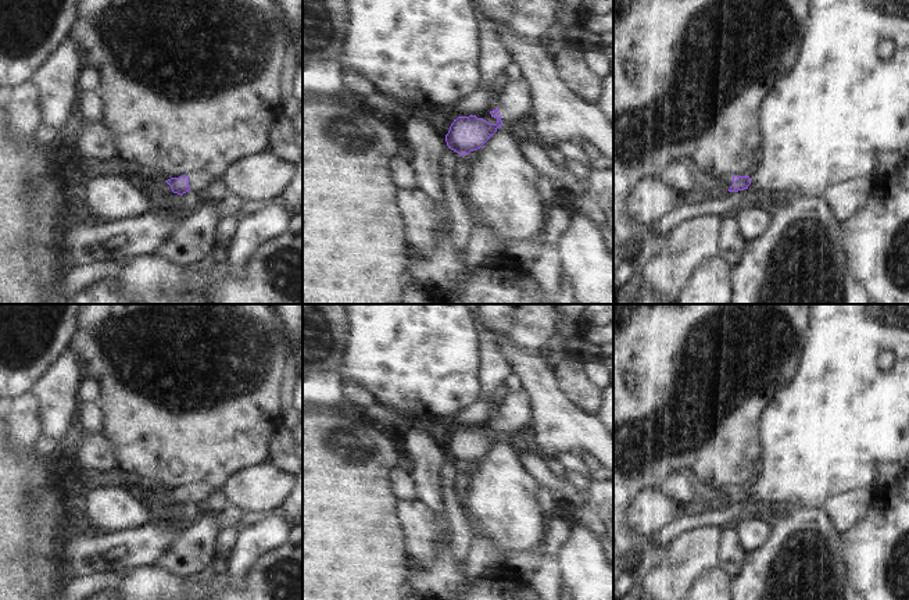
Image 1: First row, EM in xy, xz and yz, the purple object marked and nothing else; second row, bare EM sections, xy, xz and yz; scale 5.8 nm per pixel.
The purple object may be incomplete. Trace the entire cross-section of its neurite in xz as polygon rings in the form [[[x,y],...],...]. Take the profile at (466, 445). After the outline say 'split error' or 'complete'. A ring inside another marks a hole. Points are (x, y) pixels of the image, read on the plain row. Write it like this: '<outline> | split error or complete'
[[[523,389],[508,393],[500,403],[498,418],[490,422],[497,431],[489,435],[476,426],[458,428],[445,446],[447,457],[459,467],[480,460],[504,433],[511,433],[532,419],[529,397]]] | split error

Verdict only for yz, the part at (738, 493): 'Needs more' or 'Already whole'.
Needs more.

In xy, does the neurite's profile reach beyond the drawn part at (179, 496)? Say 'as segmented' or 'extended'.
extended

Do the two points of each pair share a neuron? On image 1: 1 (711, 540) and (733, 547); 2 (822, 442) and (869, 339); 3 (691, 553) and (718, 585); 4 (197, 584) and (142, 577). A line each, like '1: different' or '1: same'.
1: different
2: same
3: different
4: same

